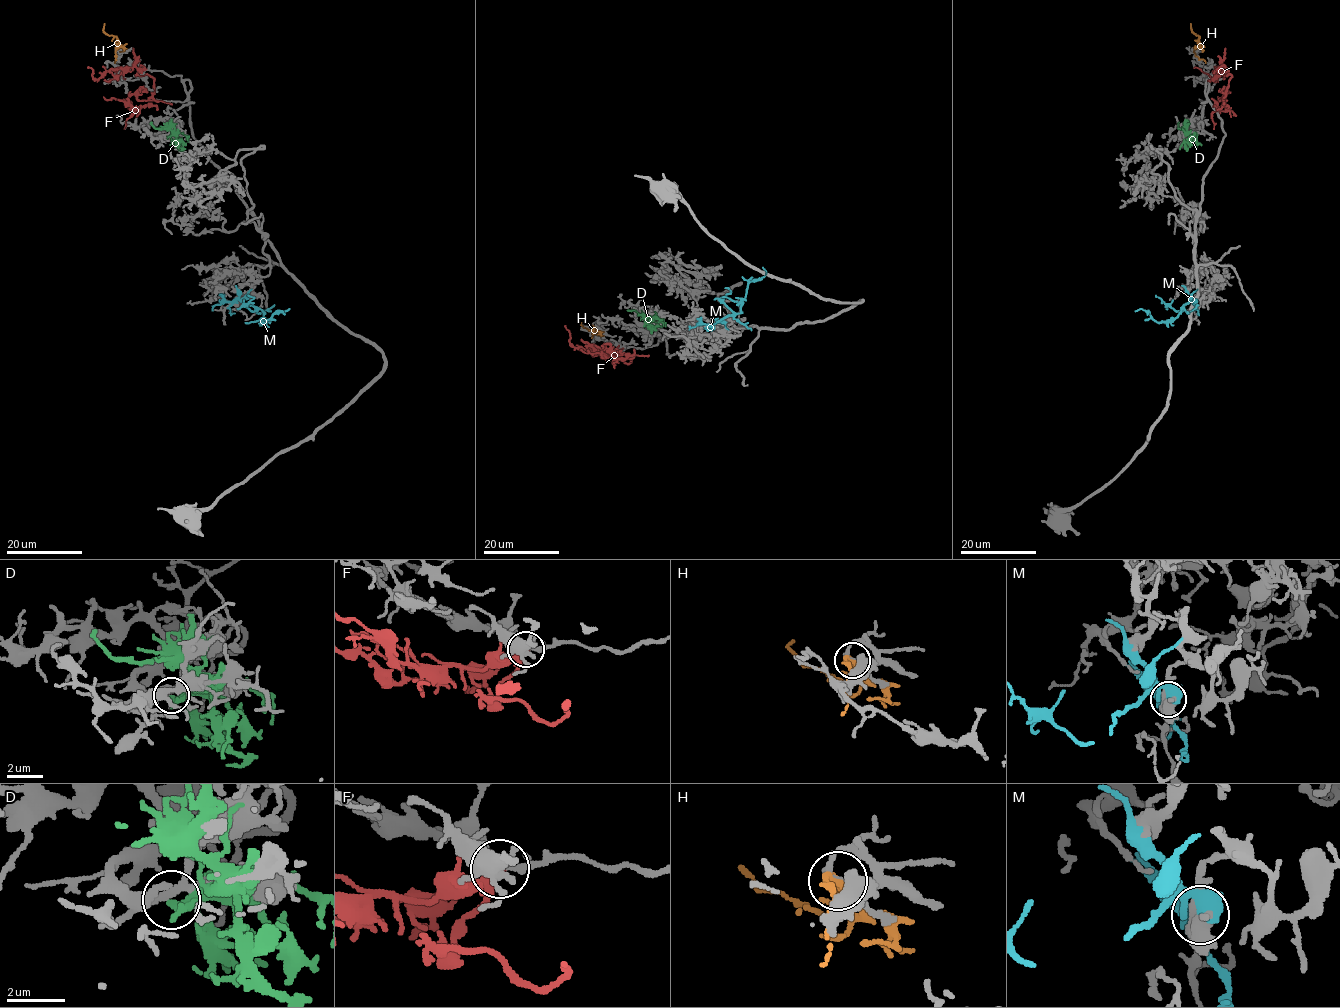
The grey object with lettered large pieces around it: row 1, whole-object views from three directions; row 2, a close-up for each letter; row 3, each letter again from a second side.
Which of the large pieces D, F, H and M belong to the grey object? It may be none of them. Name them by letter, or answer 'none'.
F

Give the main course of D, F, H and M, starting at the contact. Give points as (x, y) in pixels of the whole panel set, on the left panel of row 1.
D: (167, 136), (172, 132), (156, 128), (150, 122)
F: (146, 69), (142, 65), (138, 71), (154, 79), (157, 101), (131, 94), (128, 100), (135, 109), (124, 128)
H: (116, 48), (120, 45), (116, 37), (104, 32), (104, 24)
M: (234, 302), (238, 299), (260, 308), (267, 322), (275, 313), (289, 308), (285, 311)

